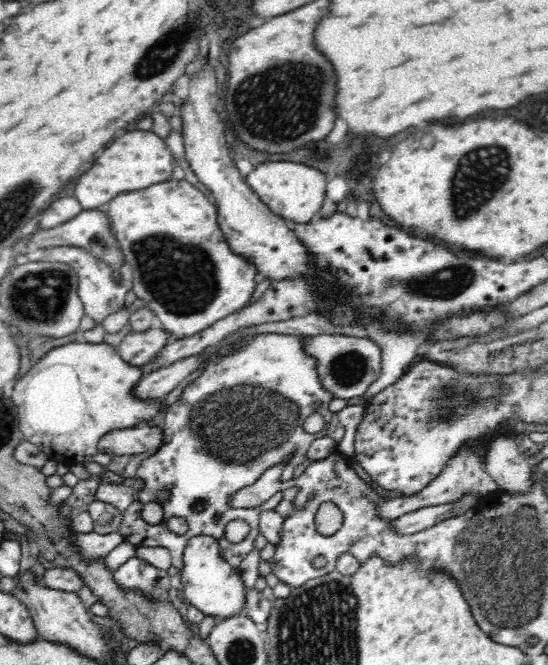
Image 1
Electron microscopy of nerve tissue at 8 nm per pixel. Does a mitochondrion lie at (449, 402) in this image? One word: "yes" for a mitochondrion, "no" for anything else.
yes

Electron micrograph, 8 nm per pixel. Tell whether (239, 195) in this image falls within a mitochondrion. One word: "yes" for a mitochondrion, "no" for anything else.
no

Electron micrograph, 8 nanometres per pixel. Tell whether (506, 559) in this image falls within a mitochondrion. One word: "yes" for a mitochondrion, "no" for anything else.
yes

